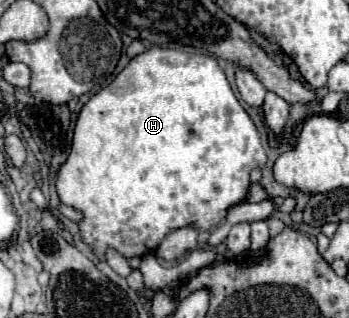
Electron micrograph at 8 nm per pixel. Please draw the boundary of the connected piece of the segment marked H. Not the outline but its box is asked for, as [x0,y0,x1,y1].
[57,47,267,259]

